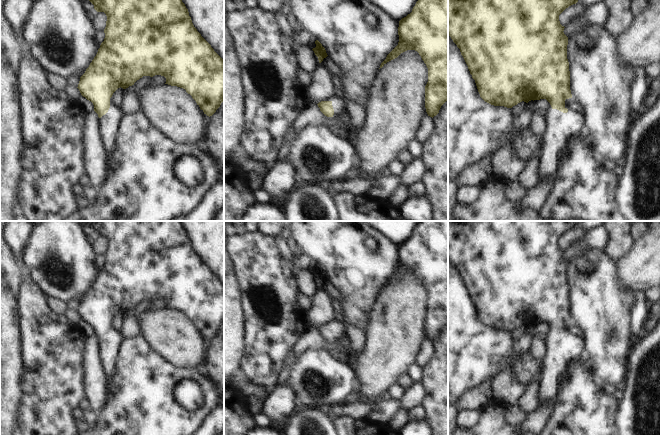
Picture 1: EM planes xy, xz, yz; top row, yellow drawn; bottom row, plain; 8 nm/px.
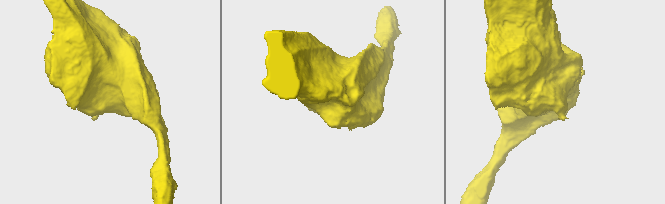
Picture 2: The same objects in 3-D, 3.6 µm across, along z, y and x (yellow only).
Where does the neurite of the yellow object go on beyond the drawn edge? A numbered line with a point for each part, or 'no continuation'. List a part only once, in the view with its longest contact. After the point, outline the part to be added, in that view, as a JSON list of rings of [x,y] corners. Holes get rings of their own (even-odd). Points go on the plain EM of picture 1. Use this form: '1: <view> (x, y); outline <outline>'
1: yz (562, 350); outline [[[552,333],[550,349],[544,358],[544,370],[540,382],[540,405],[547,405],[558,395],[560,376],[566,371],[571,360],[585,354],[584,341],[580,336],[572,339]]]

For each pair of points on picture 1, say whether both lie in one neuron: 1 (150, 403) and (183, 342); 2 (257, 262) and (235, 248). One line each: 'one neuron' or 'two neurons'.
1: two neurons
2: one neuron

